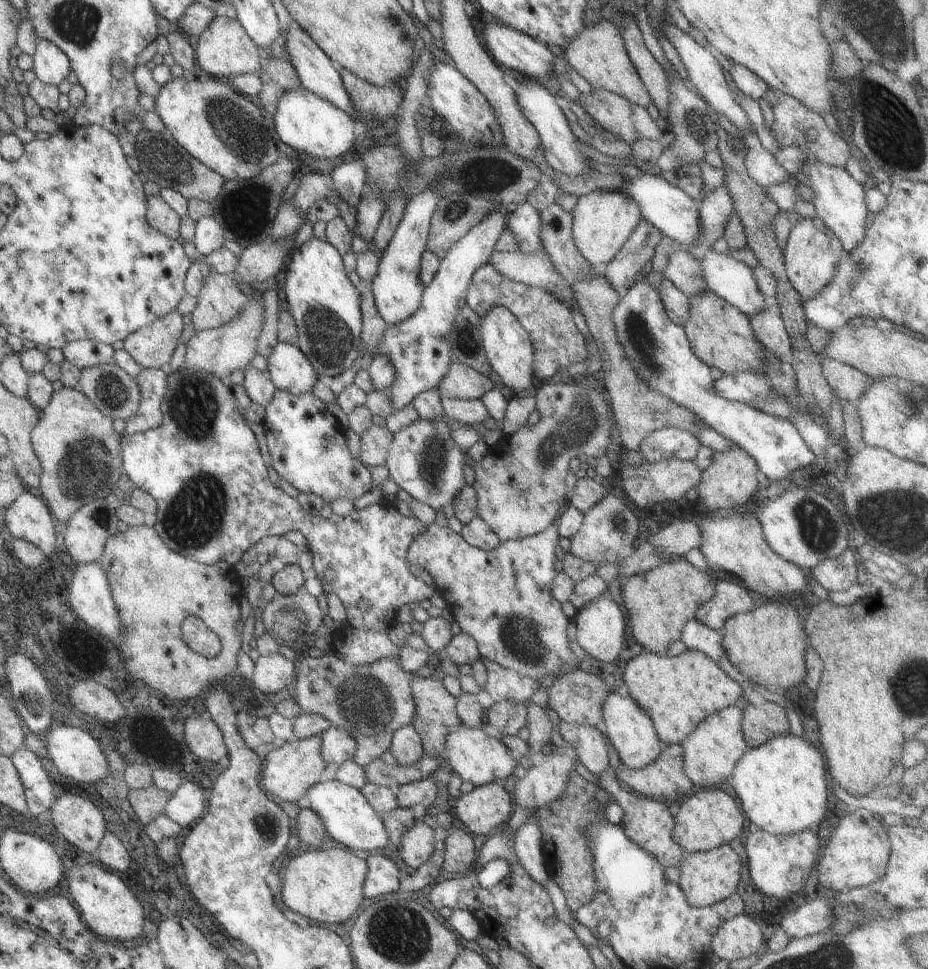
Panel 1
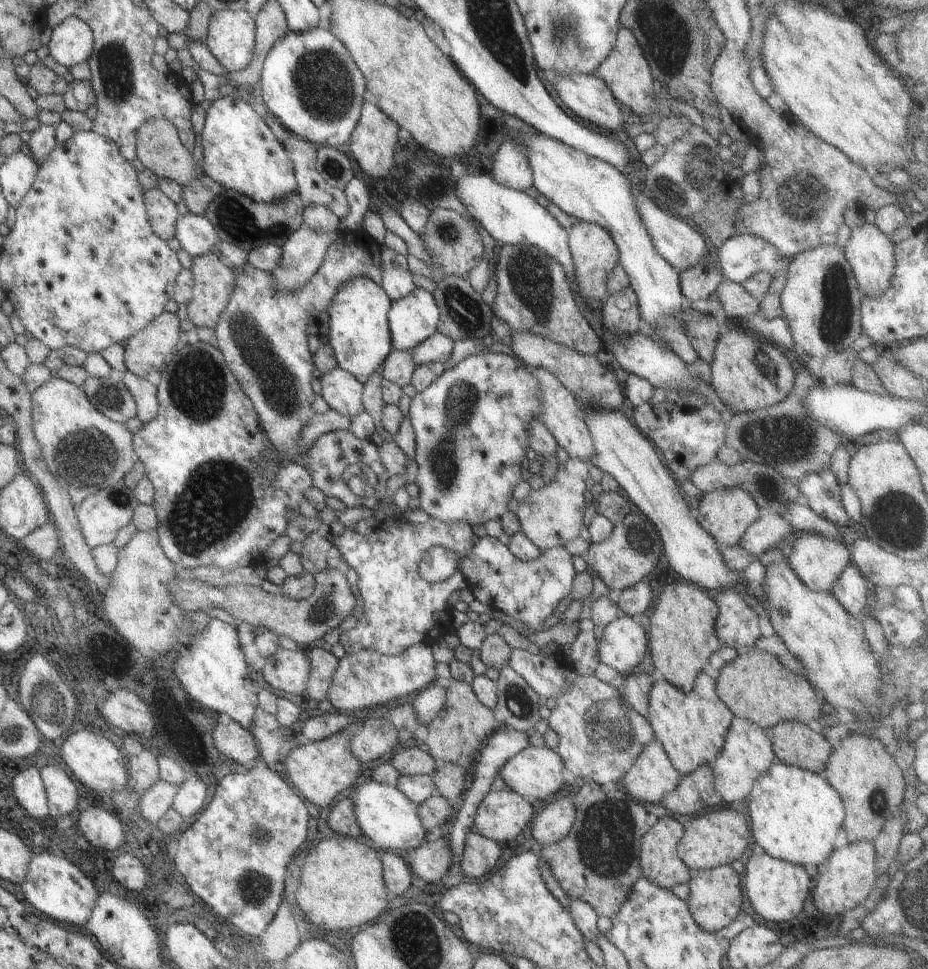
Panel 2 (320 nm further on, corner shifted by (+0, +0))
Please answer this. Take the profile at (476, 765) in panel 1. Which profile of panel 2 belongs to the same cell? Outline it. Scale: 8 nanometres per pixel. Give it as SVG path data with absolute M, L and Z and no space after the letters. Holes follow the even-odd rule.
M528 744L509 757L497 775L507 789L519 796L543 800L545 796L555 794L564 784L561 776L563 767L563 761L554 749L545 745L534 747Z

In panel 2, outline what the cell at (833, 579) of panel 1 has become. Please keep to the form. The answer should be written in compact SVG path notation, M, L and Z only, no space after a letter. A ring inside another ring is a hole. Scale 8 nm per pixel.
M850 562L831 585L830 593L851 616L858 617L866 612L866 579Z

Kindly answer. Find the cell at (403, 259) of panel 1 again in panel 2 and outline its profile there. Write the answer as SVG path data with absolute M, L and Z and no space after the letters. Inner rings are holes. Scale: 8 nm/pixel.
M415 287L409 294L403 298L392 301L387 316L391 344L393 351L409 351L420 342L423 342L431 333L437 331L439 320L439 311L435 306L432 293L422 287Z

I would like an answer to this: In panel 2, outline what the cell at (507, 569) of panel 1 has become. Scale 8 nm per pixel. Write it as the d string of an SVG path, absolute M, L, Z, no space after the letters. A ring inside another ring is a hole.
M488 535L479 537L464 557L435 545L430 546L418 562L418 575L430 583L443 580L455 571L463 573L466 586L476 600L535 631L542 630L543 620L554 612L561 599L568 596L576 573L572 556L563 546L543 549L539 556L522 561L515 558L504 544Z

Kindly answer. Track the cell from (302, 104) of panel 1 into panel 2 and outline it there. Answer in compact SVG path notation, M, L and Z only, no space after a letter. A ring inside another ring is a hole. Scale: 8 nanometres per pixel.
M317 25L303 32L286 31L283 33L283 36L279 36L266 54L260 72L260 79L258 80L256 87L259 87L257 92L262 96L263 102L265 102L265 108L279 120L279 124L281 124L282 128L292 135L298 136L300 139L313 143L315 147L335 147L337 144L343 144L343 142L347 143L351 131L357 124L362 104L367 96L363 75L359 72L359 69L355 66L352 58L344 49L343 43L339 43L338 40L330 34L329 29L321 28Z

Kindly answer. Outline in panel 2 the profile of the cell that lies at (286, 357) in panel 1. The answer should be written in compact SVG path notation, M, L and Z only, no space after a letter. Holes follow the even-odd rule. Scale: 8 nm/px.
M335 367L324 372L319 376L319 386L329 409L349 418L364 410L360 401L363 385L347 371Z

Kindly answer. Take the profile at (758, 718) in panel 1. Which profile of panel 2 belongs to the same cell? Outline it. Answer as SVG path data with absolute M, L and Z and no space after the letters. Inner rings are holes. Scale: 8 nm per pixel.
M797 721L776 722L767 732L776 760L812 773L823 770L827 757L834 750L823 735L815 733L807 725Z

